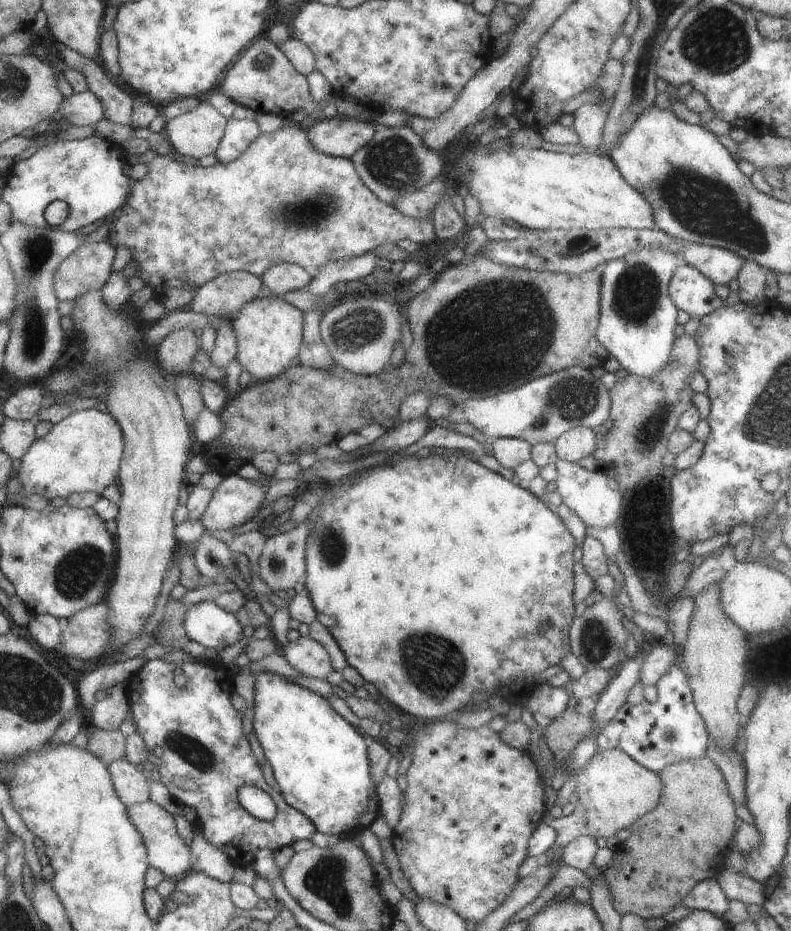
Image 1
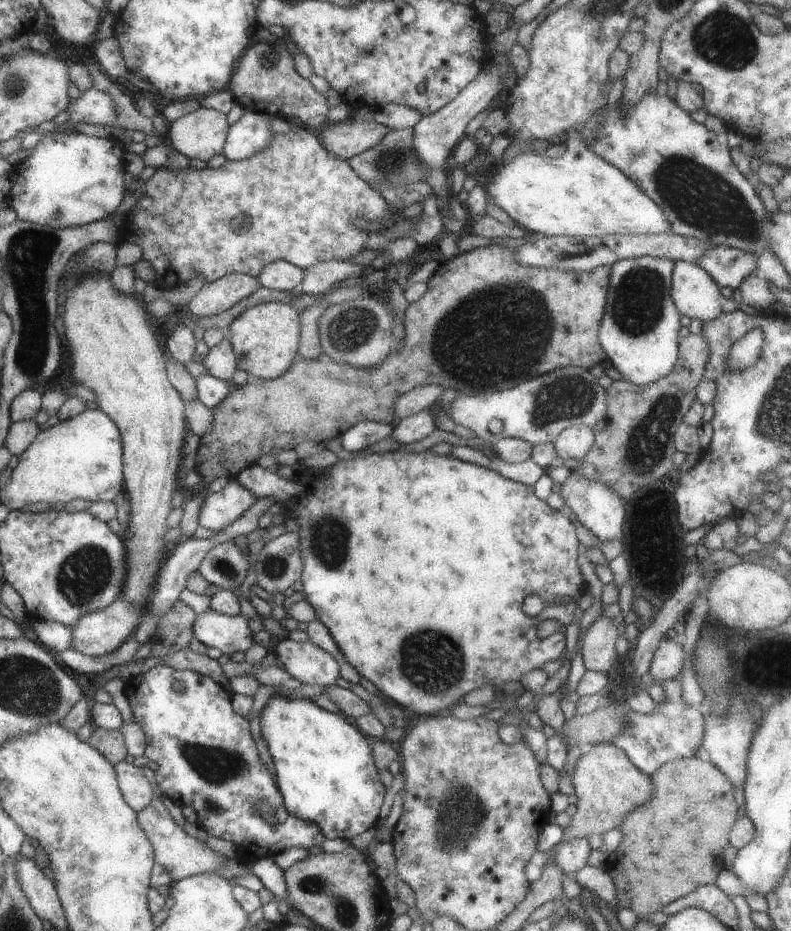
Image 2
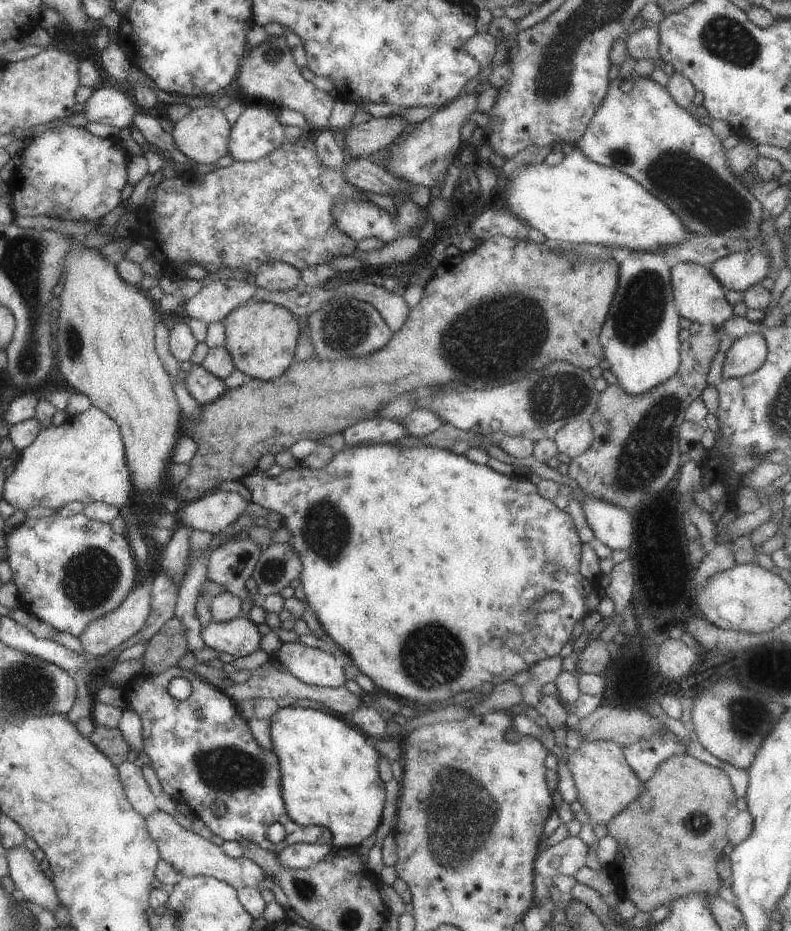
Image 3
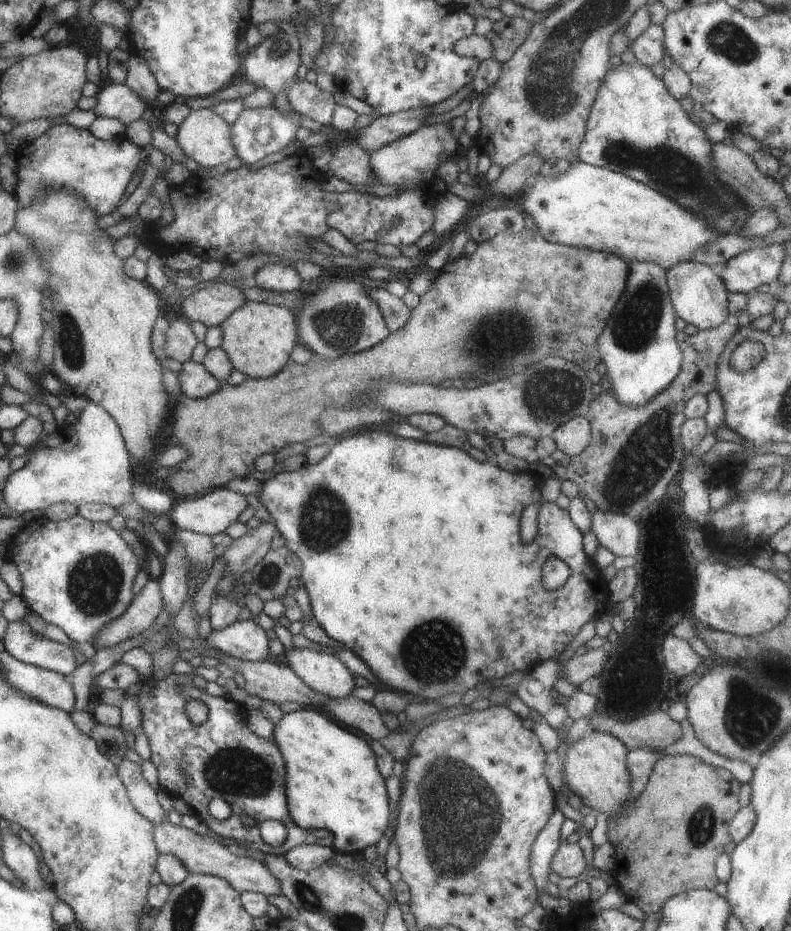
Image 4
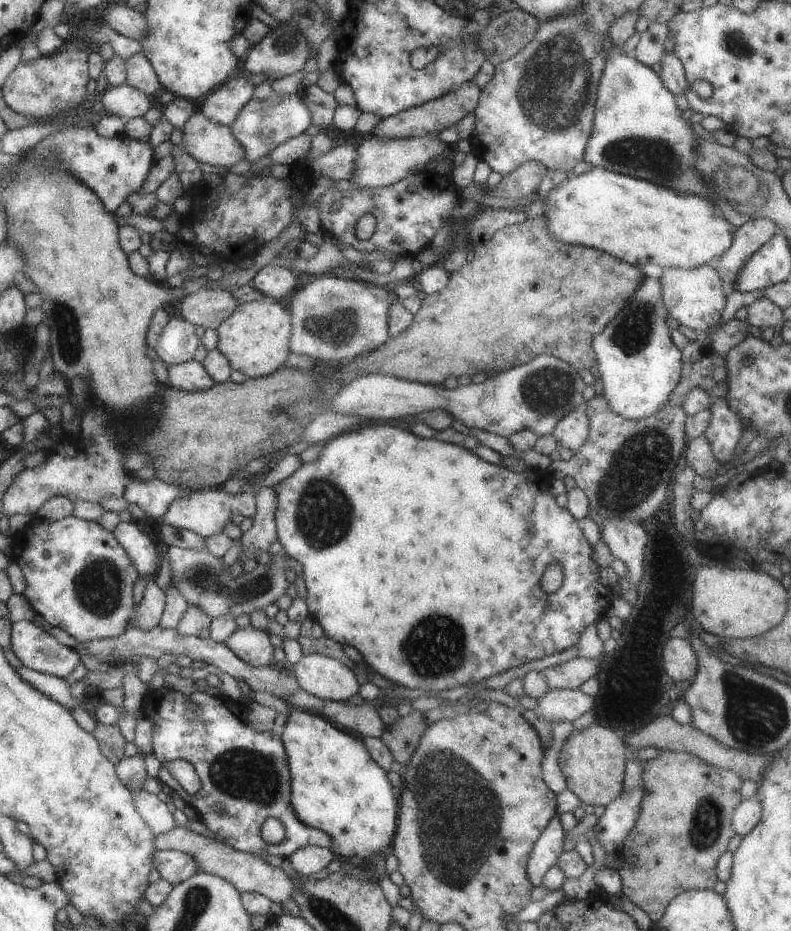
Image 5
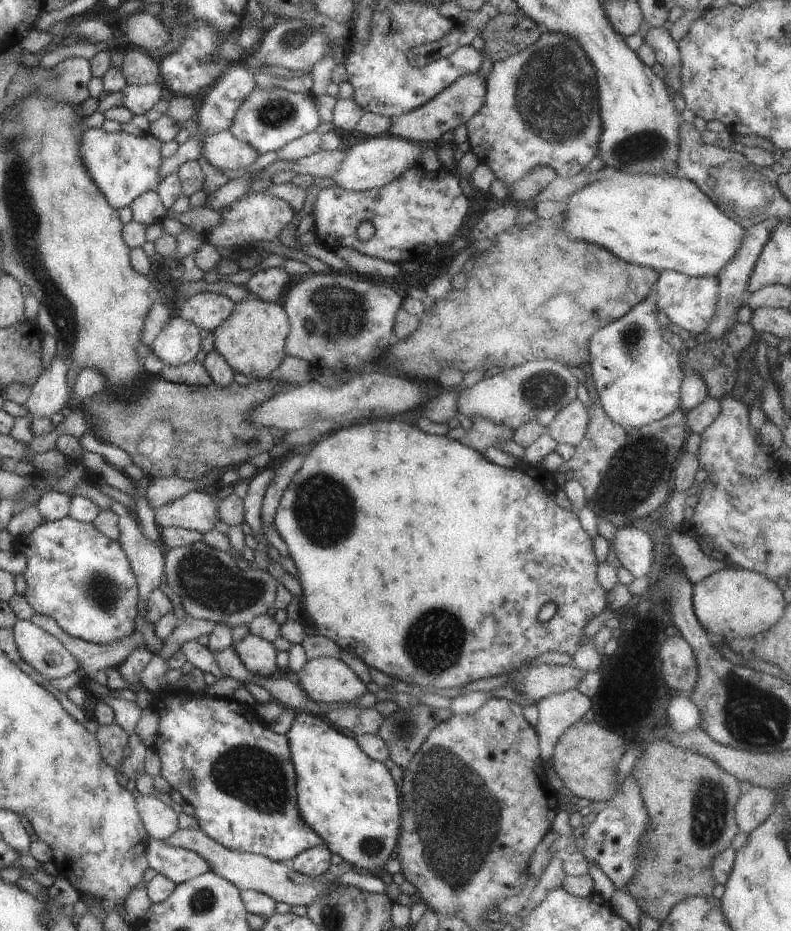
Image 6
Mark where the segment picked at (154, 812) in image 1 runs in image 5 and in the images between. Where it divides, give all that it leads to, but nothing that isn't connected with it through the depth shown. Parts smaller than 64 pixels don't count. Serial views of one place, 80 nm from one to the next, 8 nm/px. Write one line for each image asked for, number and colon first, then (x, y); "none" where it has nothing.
2: (181, 855)
3: (189, 854)
4: (197, 853)
5: (247, 873)

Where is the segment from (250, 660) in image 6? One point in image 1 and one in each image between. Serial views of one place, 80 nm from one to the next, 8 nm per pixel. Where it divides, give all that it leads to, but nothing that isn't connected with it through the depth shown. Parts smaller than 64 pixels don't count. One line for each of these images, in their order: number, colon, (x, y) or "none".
1: (204, 623)
2: (228, 634)
3: (237, 637)
4: (244, 640)
5: (252, 646)

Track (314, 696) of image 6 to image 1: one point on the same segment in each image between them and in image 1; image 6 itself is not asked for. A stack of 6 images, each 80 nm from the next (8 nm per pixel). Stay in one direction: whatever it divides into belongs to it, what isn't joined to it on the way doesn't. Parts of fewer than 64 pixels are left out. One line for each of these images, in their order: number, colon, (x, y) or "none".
1: (306, 656)
2: (309, 664)
3: (312, 666)
4: (323, 672)
5: (328, 679)

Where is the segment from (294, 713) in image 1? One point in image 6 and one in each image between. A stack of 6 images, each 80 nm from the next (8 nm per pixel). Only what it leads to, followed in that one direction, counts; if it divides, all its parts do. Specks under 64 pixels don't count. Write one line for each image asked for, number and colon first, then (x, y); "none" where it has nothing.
2: (324, 773)
3: (328, 771)
4: (331, 782)
5: (335, 786)
6: (349, 800)

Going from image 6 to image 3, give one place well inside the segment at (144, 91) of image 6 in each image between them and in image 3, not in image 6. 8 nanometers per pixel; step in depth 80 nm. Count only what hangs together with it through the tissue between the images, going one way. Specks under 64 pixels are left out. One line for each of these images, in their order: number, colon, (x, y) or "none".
3: (105, 104)
4: (116, 100)
5: (122, 100)

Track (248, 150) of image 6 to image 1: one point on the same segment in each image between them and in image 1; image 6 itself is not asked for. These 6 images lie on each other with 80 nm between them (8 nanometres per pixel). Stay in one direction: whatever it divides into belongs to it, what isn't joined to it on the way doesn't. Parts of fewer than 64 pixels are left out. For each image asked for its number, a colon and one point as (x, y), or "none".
1: (196, 133)
2: (200, 134)
3: (201, 135)
4: (203, 136)
5: (206, 141)

